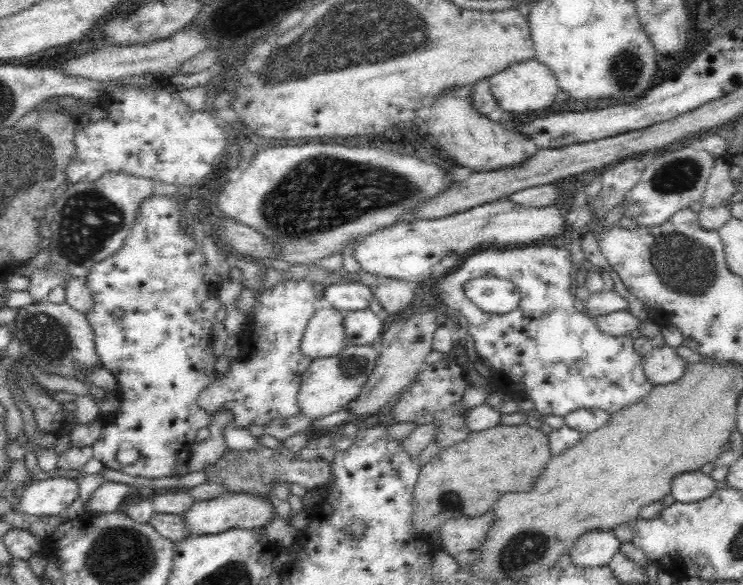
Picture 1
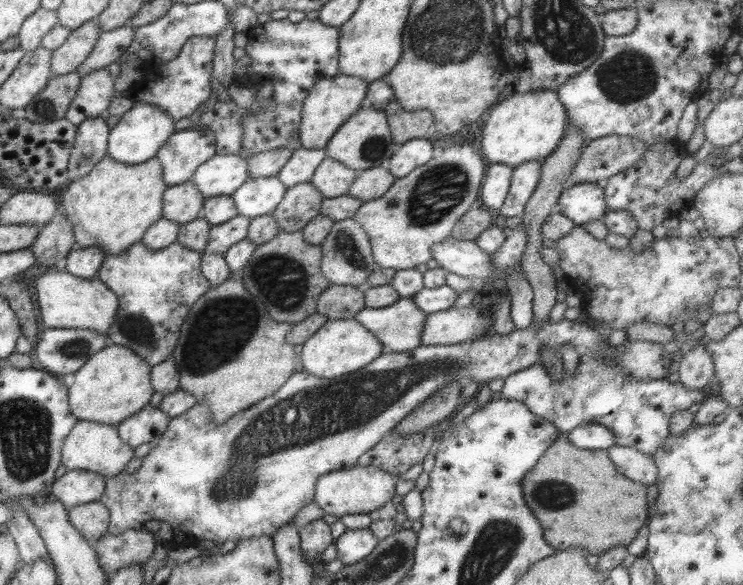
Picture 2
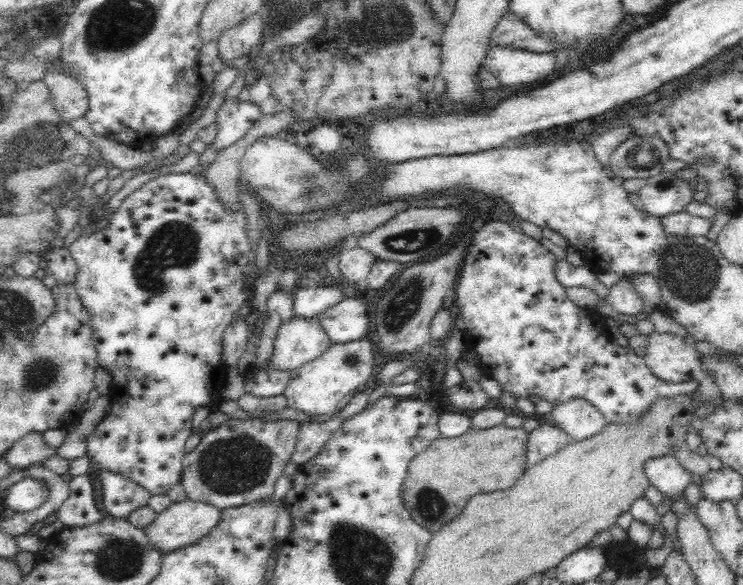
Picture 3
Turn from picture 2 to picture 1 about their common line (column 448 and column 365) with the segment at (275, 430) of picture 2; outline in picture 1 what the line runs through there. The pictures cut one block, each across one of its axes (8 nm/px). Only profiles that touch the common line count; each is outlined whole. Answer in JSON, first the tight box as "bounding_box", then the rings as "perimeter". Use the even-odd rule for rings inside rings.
{"bounding_box":[296,345,379,420],"perimeter":[[[347,345],[338,354],[313,359],[300,378],[300,388],[296,394],[299,412],[318,420],[354,401],[372,374],[378,354],[379,348],[374,345]]]}

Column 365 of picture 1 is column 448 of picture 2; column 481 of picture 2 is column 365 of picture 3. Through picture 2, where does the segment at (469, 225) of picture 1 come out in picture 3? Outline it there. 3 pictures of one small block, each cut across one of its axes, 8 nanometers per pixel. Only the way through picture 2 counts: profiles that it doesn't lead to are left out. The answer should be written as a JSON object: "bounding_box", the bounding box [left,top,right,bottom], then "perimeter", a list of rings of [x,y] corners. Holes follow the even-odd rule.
{"bounding_box":[338,246,378,284],"perimeter":[[[353,246],[346,250],[339,250],[338,270],[345,280],[359,284],[364,283],[372,263],[378,259],[365,248]]]}

